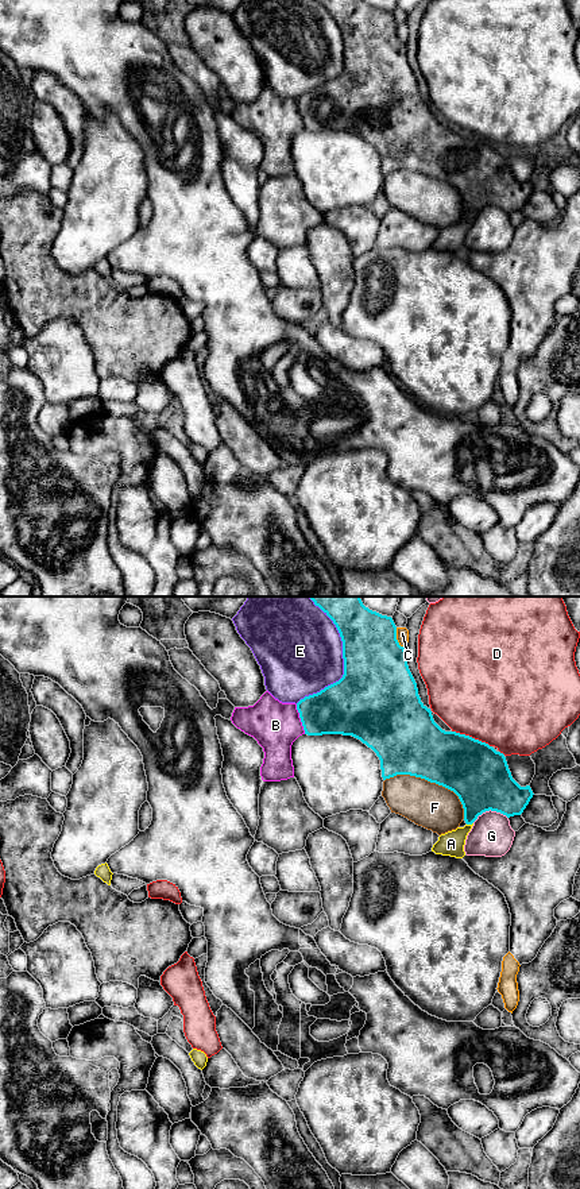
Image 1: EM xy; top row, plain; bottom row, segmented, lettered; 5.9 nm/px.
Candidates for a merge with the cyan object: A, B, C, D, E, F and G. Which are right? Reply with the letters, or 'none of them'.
A

